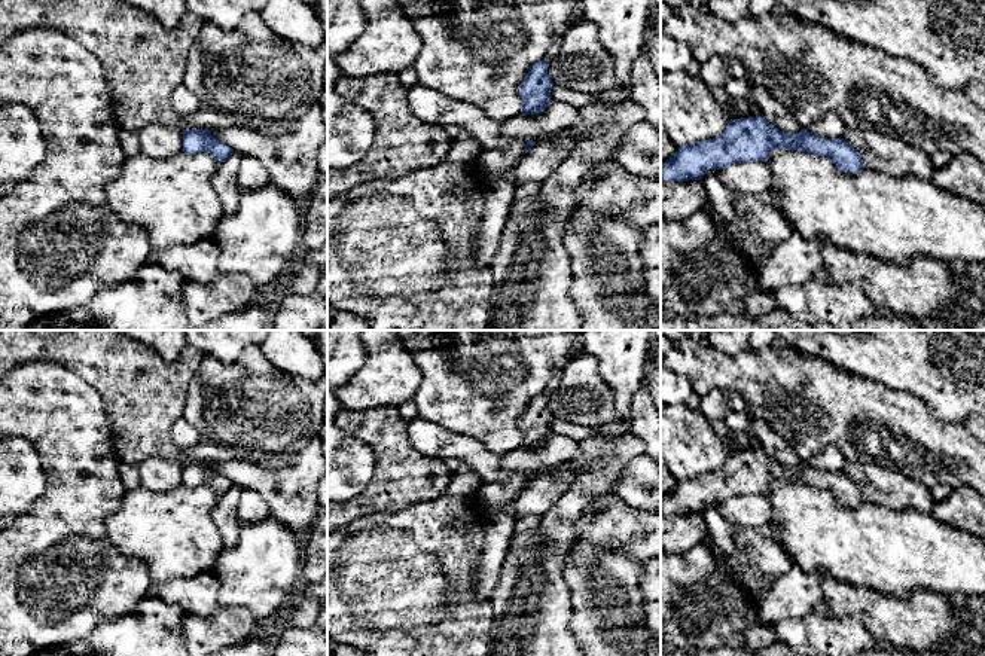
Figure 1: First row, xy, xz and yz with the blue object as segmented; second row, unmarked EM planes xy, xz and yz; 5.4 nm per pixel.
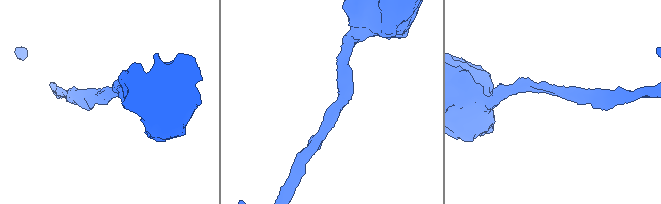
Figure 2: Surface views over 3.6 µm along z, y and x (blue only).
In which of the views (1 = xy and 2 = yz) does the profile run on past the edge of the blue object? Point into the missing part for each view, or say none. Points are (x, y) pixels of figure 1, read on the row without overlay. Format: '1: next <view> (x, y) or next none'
1: next none
2: next none

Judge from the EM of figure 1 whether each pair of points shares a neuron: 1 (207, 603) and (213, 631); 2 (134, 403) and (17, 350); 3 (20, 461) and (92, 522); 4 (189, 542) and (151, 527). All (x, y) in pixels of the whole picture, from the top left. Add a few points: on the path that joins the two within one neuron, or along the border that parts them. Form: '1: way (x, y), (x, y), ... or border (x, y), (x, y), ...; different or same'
1: border (220, 606), (204, 616), (186, 613); different
2: way (104, 374), (78, 347), (46, 347); same
3: border (36, 449), (45, 476), (45, 490), (24, 512); different
4: way (180, 539), (159, 527); same

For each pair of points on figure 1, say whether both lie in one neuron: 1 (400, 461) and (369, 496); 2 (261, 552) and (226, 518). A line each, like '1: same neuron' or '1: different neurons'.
1: same neuron
2: different neurons

